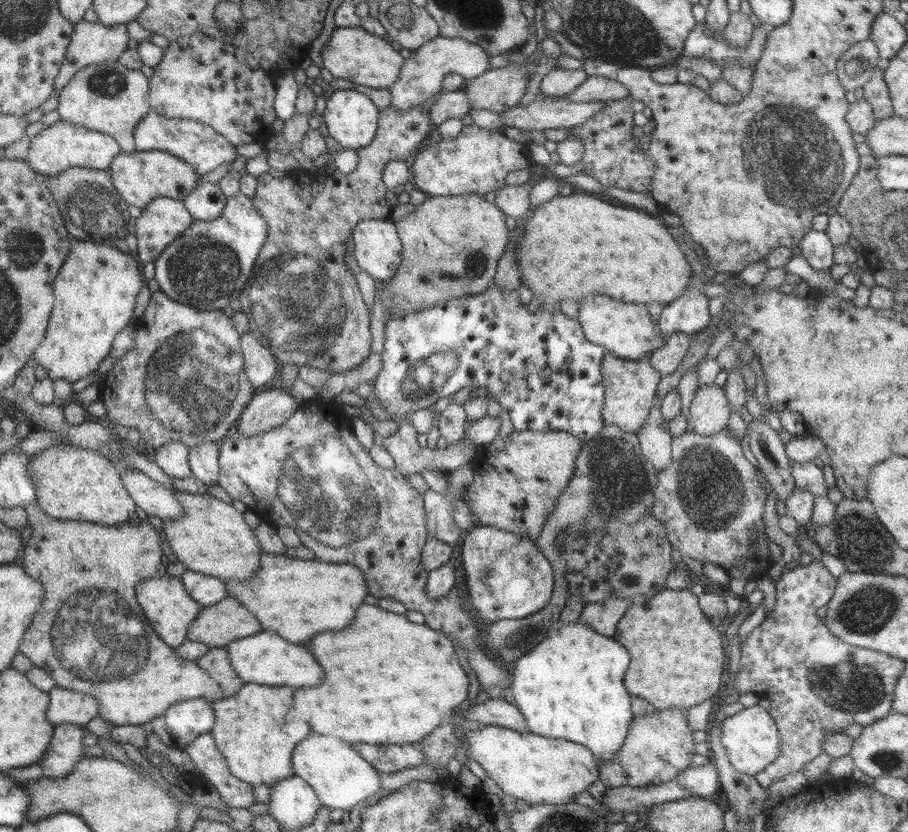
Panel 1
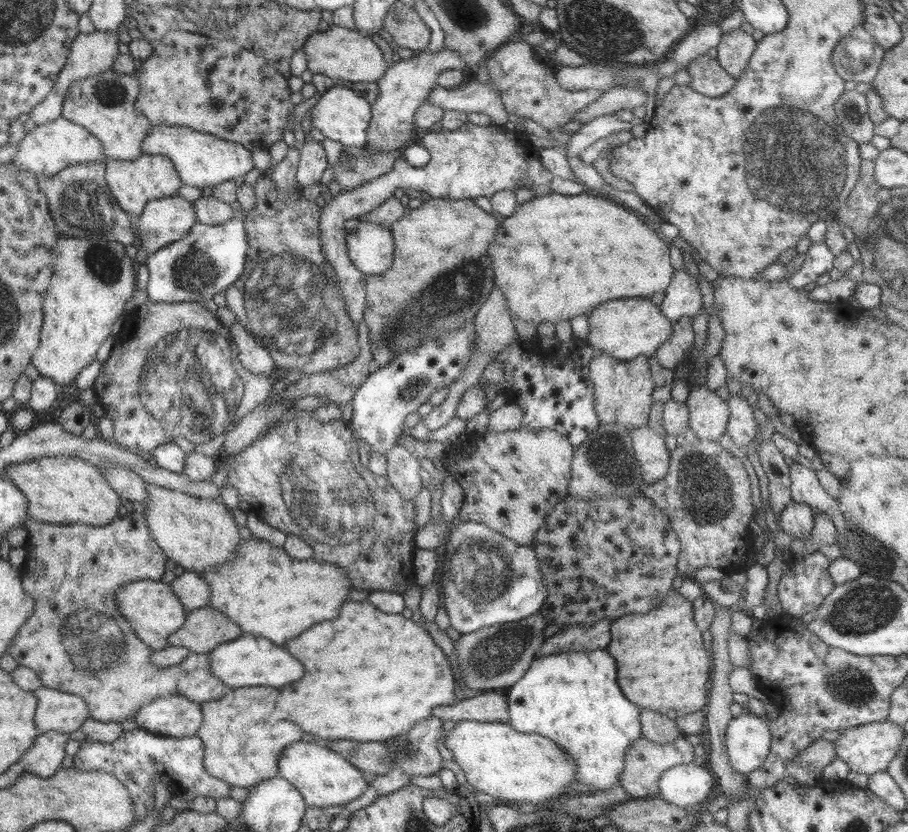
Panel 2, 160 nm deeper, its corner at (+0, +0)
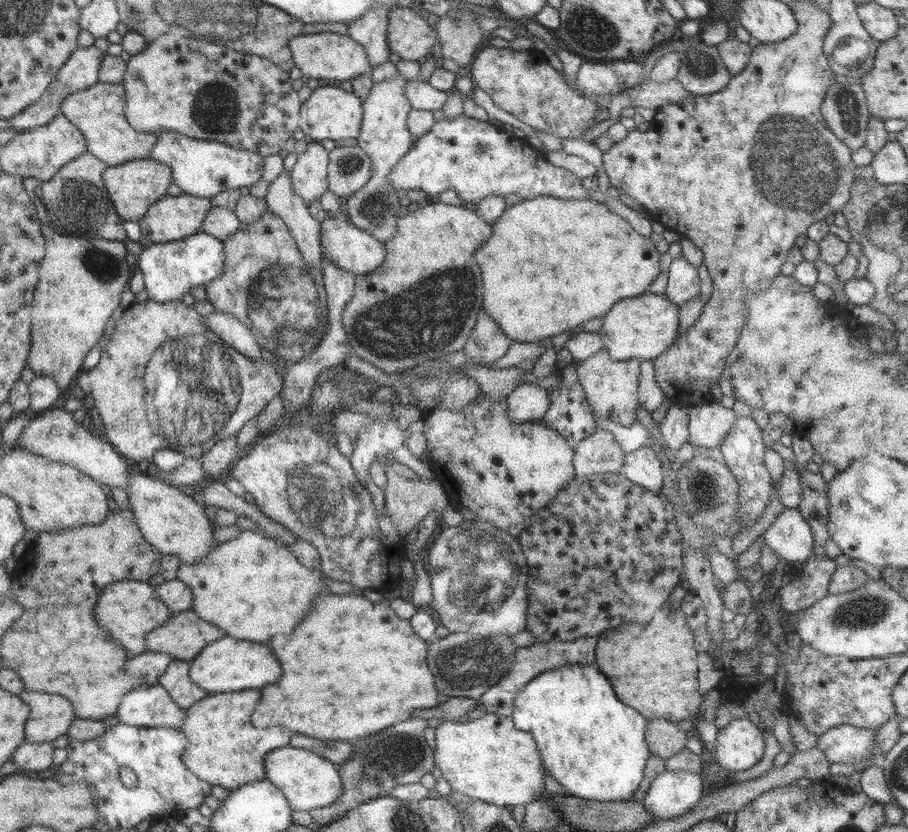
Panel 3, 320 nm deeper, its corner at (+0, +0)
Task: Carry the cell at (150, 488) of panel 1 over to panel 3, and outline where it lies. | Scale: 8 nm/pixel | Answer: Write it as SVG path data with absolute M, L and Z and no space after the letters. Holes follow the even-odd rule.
M62 408L48 409L42 416L32 418L18 437L21 450L30 454L45 456L60 464L72 465L87 473L94 480L106 486L117 486L127 489L129 481L126 457L121 455L103 436L94 436L92 432L76 422L73 412Z

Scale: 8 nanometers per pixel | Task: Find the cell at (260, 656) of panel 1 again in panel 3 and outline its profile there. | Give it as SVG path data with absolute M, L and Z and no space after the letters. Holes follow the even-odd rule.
M227 635L208 644L200 655L191 661L190 668L192 683L210 694L261 690L266 684L274 684L280 674L282 668L278 660L264 643L238 640Z

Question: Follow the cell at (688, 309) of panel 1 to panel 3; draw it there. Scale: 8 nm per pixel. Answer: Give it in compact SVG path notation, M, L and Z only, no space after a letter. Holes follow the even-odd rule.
M684 255L672 259L668 272L668 300L680 306L701 295L701 281L697 268L692 266Z

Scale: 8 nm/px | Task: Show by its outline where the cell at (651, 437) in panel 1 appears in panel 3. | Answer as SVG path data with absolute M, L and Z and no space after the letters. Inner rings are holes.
M648 444L625 456L620 473L634 484L655 493L659 493L662 488L662 463Z

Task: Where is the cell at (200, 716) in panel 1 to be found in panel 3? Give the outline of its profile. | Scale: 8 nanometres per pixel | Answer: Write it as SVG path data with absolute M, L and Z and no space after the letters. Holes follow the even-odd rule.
M155 684L138 686L124 695L115 716L122 724L181 730L186 713L170 698L168 691Z

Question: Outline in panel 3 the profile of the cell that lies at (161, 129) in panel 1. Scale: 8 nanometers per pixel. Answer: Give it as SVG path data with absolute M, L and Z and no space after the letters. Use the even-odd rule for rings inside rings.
M160 132L157 136L158 143L152 148L149 158L159 161L161 164L166 164L172 169L172 173L175 174L175 184L180 187L184 194L210 199L211 196L216 196L216 194L220 194L225 190L240 189L244 192L262 178L264 162L262 162L262 156L254 152L234 149L230 145L216 141L194 139L193 137L180 135L179 132Z

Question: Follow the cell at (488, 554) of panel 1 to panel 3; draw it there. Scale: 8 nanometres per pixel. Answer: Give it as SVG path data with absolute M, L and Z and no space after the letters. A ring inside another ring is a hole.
M464 520L459 526L442 527L440 534L430 540L432 546L427 549L428 558L424 568L431 578L431 586L434 592L434 598L428 603L428 607L438 618L438 622L448 629L449 633L470 633L472 636L486 638L497 635L516 635L526 628L526 613L528 608L528 591L526 588L527 562L523 553L523 547L519 539L507 533L504 529L496 528L496 525L490 524L485 520Z

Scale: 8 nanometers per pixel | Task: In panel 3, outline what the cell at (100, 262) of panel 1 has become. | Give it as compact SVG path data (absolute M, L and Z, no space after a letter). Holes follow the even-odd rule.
M48 224L43 235L48 236L48 256L43 256L44 264L40 263L44 272L40 272L40 288L34 292L36 304L32 304L31 359L28 360L28 366L36 375L49 375L61 389L66 389L82 370L86 354L100 340L108 318L117 310L120 294L128 286L132 272L126 264L127 245L123 242L63 235Z

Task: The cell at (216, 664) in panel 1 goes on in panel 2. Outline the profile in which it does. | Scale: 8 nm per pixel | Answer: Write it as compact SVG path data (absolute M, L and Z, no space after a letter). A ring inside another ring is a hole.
M190 653L179 665L185 671L184 676L179 678L178 695L194 703L222 699L230 690L211 673L212 664L208 655Z

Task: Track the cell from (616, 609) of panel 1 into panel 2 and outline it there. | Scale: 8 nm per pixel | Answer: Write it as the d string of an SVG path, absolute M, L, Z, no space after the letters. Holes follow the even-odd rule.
M602 619L602 621L594 622L594 625L566 627L546 639L543 646L540 646L540 650L536 652L535 658L568 651L607 649L611 642L611 626L612 619Z

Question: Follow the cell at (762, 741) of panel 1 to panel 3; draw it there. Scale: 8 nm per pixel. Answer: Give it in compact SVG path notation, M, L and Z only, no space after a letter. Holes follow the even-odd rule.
M738 718L719 729L714 746L717 767L738 772L760 763L765 750L763 731L749 718Z

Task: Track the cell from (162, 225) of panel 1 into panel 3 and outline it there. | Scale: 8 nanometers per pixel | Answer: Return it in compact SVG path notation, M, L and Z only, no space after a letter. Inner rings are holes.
M182 193L180 196L163 196L148 208L139 221L143 236L152 243L182 240L202 231L204 220L212 211L208 198Z

